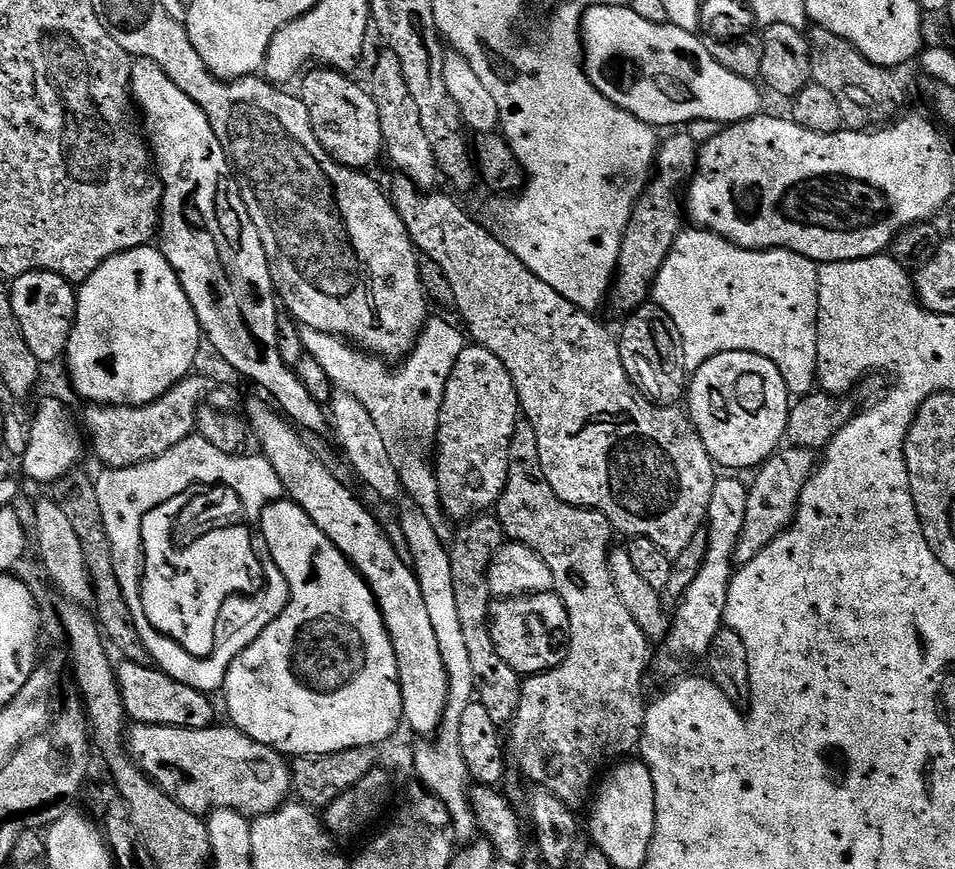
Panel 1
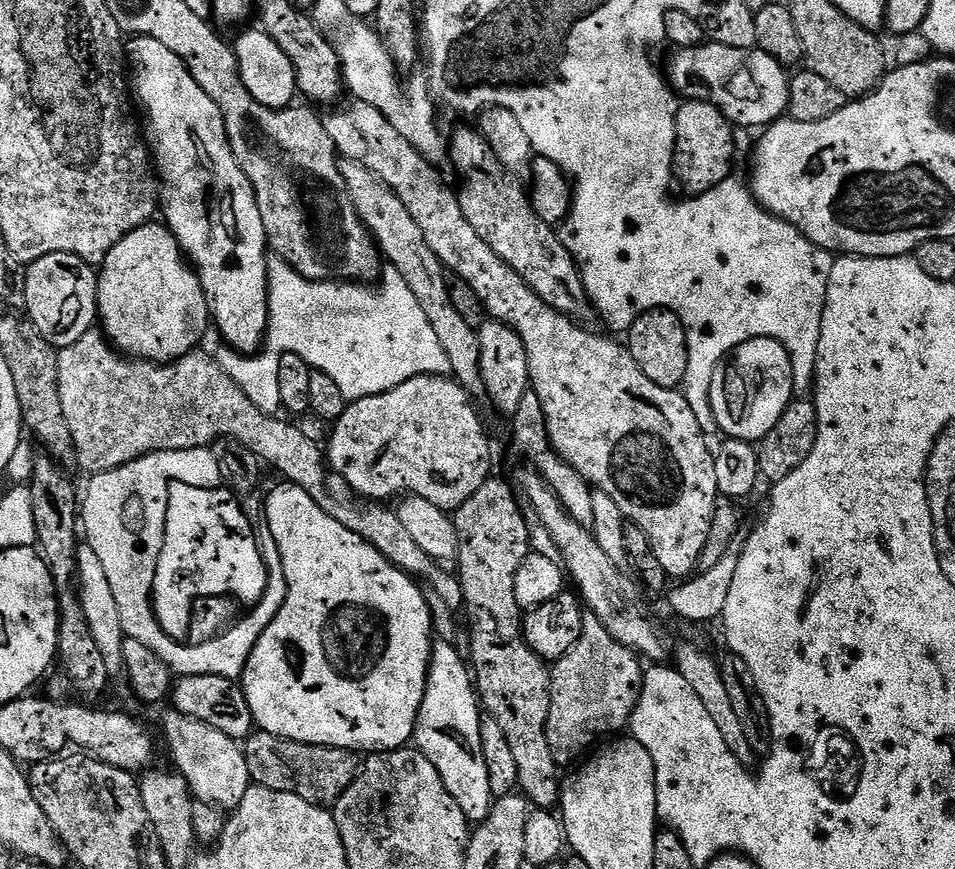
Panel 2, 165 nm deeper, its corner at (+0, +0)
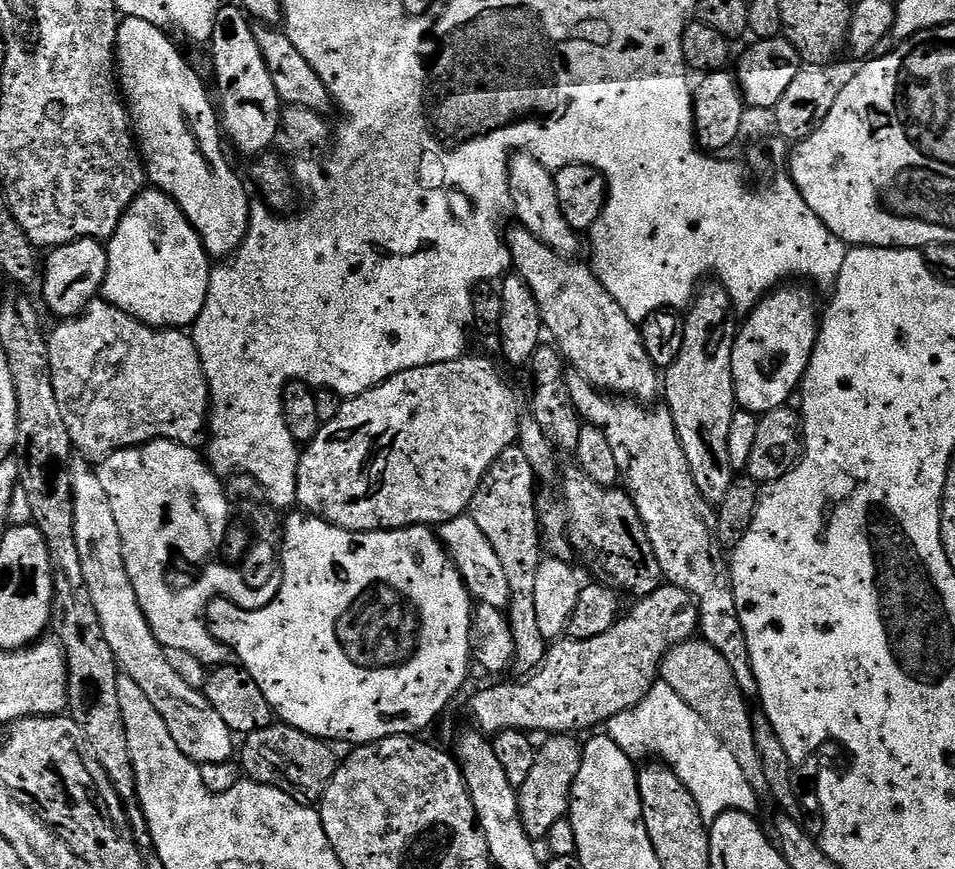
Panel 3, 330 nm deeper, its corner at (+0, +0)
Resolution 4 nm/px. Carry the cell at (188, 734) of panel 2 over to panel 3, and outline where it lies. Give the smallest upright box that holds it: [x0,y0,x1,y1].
[72,458,237,764]

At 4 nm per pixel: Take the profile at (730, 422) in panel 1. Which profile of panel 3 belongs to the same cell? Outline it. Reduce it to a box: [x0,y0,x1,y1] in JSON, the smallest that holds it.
[732,286,821,414]

